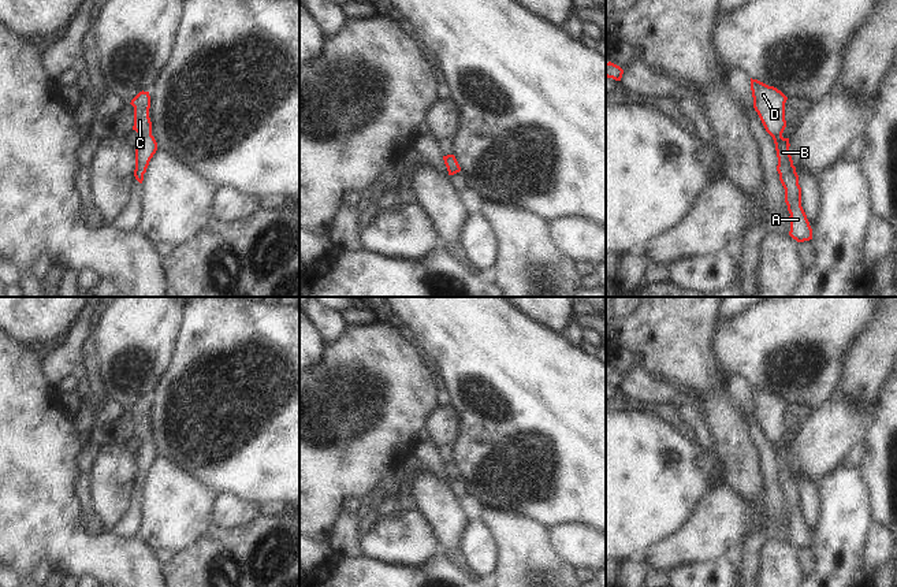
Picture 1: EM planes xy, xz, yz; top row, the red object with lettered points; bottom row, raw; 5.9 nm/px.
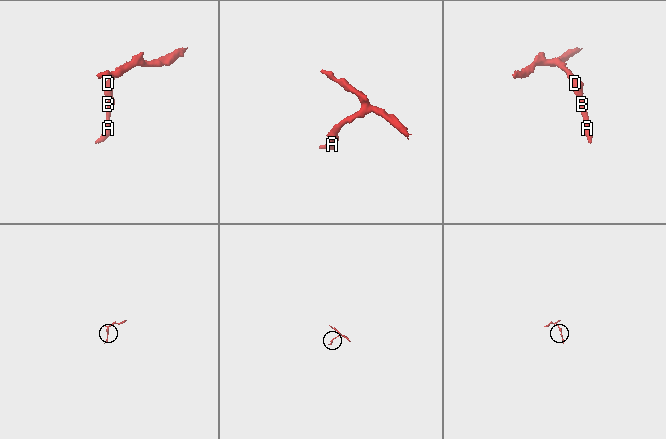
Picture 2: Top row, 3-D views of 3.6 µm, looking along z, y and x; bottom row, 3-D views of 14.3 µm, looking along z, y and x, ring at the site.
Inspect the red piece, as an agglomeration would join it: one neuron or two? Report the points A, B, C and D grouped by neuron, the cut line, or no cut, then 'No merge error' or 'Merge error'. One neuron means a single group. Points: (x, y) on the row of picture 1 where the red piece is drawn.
Groups: A B C D. No split. No merge error.

